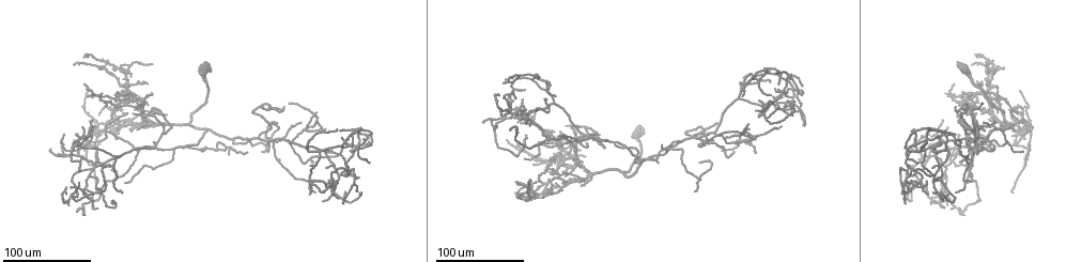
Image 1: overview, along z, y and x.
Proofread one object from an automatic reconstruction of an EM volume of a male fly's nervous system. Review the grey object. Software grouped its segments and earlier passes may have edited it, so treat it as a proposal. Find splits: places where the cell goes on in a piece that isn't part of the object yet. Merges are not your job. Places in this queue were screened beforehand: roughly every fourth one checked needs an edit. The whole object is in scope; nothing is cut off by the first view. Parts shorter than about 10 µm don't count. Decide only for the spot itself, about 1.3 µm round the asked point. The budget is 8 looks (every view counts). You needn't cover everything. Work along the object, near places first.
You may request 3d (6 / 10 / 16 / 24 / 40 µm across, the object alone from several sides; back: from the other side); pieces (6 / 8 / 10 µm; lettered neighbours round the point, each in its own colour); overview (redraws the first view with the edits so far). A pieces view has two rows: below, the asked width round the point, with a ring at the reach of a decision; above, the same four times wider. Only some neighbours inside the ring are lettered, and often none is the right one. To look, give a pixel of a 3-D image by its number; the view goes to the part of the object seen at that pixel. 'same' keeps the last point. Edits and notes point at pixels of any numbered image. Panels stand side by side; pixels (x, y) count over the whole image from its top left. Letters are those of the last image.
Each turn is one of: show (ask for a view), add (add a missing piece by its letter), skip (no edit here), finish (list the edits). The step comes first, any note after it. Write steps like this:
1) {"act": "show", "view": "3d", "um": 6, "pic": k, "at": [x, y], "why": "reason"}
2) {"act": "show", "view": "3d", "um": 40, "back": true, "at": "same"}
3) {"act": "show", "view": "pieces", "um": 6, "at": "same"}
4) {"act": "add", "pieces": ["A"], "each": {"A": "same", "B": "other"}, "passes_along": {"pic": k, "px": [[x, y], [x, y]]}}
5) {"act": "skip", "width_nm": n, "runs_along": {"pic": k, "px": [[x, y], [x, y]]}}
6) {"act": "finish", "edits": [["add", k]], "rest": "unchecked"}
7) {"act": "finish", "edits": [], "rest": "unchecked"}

{"act": "show", "view": "3d", "um": 40, "pic": 1, "at": [557, 151], "why": "branch stops here"}

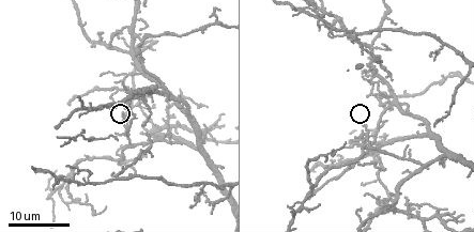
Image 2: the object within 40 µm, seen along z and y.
{"act": "show", "view": "pieces", "um": 6, "pic": 2, "at": [364, 122], "why": "what lies round it"}

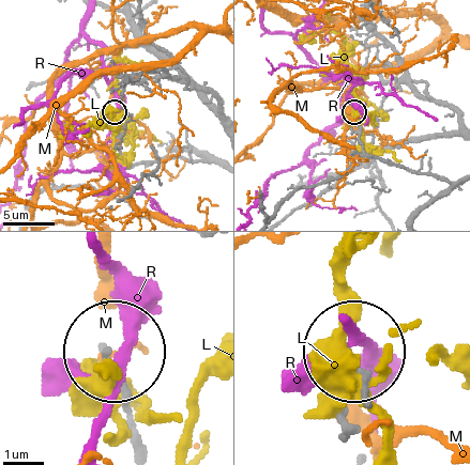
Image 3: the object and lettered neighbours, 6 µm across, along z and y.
{"act": "skip", "each": {"L": "other", "M": "other", "R": "other"}, "found": "no lettered piece goes on from it"}

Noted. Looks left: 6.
{"act": "show", "view": "3d", "um": 24, "pic": 1, "at": [298, 122], "why": "long arm stops here"}

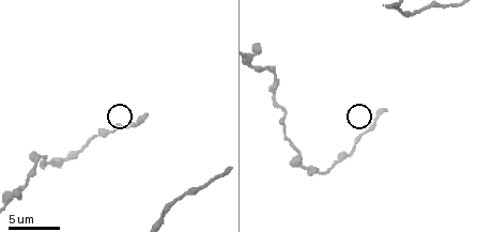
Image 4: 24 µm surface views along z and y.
{"act": "show", "view": "pieces", "um": 6, "pic": 4, "at": [146, 115]}

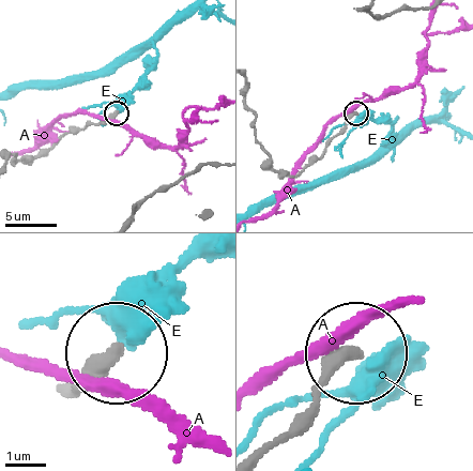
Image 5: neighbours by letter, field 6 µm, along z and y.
{"act": "skip", "each": {"A": "other", "E": "other"}, "runs_along": {"pic": 5, "px": [[254, 114], [271, 167], [294, 175], [354, 114]]}, "found": "none of them fits"}

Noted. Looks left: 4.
{"act": "show", "view": "3d", "um": 40, "pic": 1, "at": [283, 107], "why": "long arm stops here"}

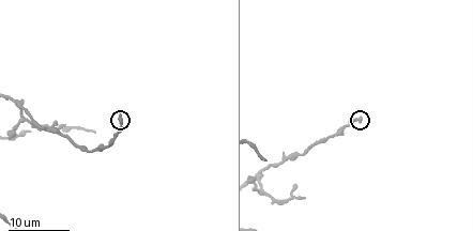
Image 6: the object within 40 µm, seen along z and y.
{"act": "show", "view": "pieces", "um": 8, "pic": 6, "at": [120, 113], "why": "what lies round it"}

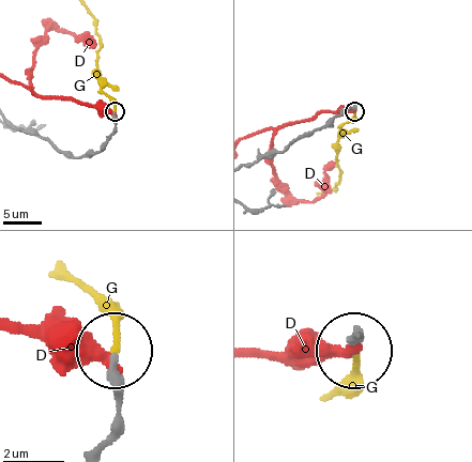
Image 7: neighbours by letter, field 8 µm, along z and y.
{"act": "add", "pieces": ["G"], "width_nm": 210, "each": {"D": "other", "G": "same"}, "passes_along": {"pic": 7, "px": [[356, 339], [356, 359], [333, 385]]}, "found": "it goes on there"}

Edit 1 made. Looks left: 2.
{"act": "finish", "edits": [["add", 7]], "rest": "unchecked"}

